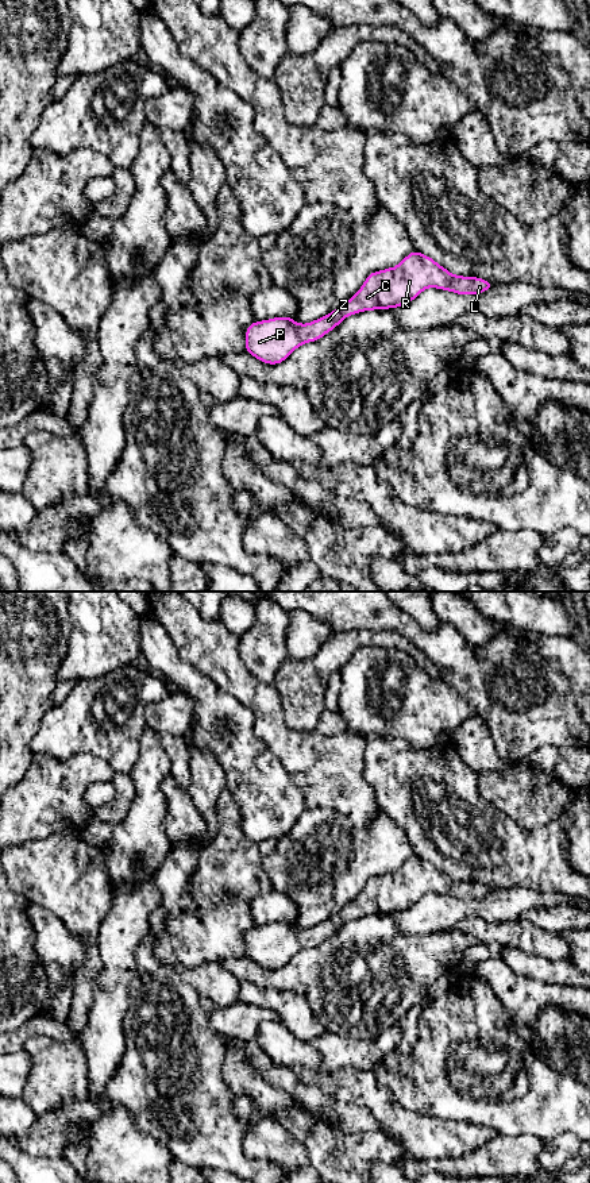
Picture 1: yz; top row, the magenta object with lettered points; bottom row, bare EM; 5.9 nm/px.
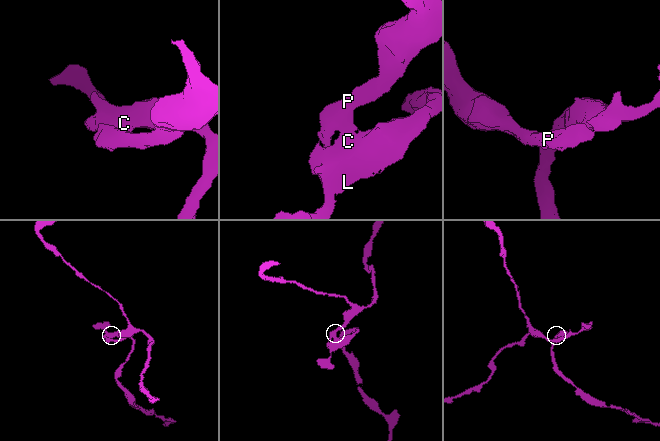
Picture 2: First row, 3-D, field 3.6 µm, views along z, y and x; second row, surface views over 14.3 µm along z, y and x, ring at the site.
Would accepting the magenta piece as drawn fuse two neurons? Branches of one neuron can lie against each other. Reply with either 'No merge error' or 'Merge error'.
No merge error

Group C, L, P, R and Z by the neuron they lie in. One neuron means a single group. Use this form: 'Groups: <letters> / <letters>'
Groups: C L P R Z

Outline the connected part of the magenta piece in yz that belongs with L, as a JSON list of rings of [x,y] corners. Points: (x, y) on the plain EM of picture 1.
[[[413,855],[396,872],[370,878],[351,903],[324,922],[306,929],[289,921],[251,928],[246,933],[244,953],[263,968],[278,970],[297,952],[317,947],[351,920],[402,912],[427,893],[471,901],[483,898],[493,890],[479,882],[455,880],[431,862]]]

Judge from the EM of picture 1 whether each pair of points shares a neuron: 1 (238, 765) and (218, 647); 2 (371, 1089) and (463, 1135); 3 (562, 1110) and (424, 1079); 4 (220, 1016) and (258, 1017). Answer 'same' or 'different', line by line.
1: different
2: same
3: same
4: same

